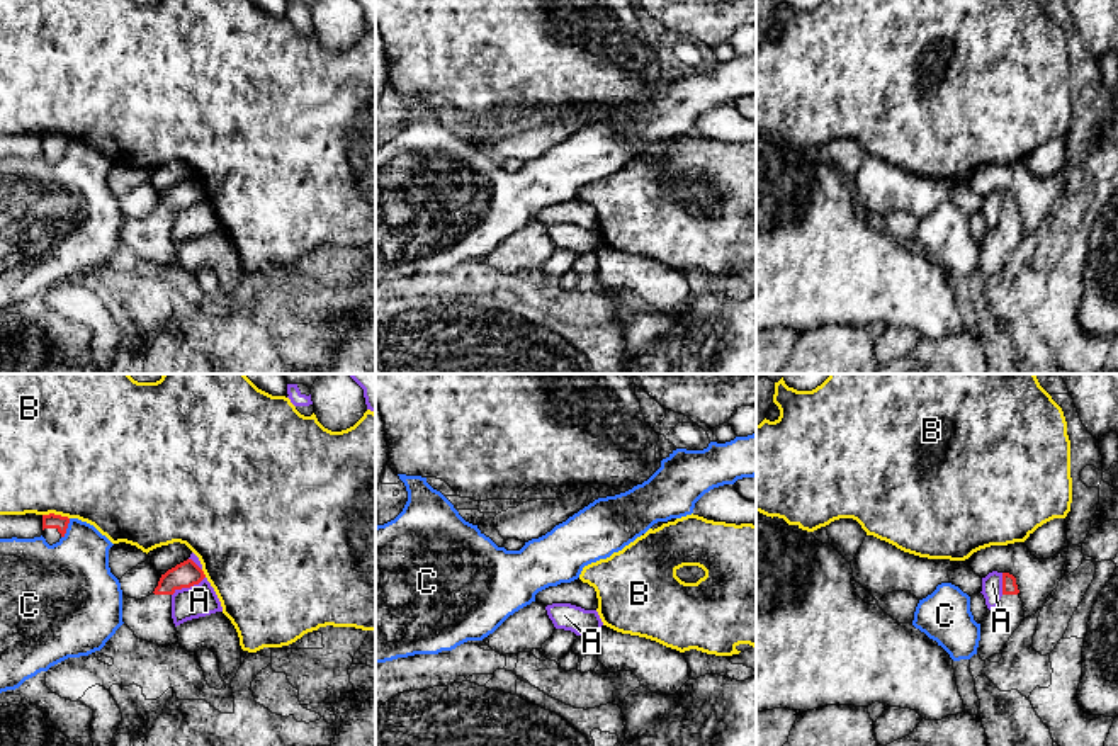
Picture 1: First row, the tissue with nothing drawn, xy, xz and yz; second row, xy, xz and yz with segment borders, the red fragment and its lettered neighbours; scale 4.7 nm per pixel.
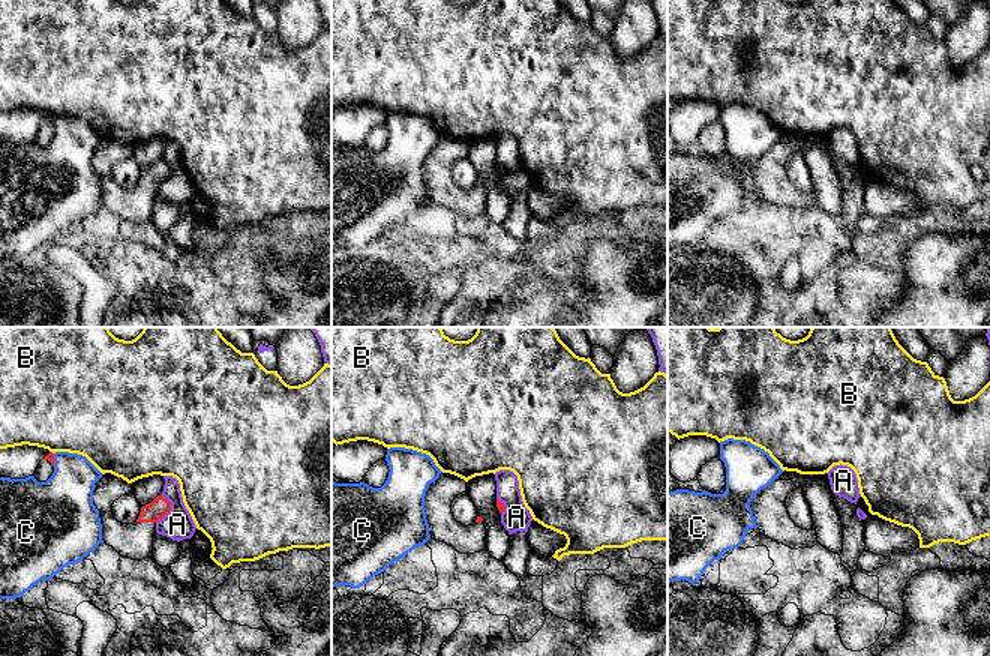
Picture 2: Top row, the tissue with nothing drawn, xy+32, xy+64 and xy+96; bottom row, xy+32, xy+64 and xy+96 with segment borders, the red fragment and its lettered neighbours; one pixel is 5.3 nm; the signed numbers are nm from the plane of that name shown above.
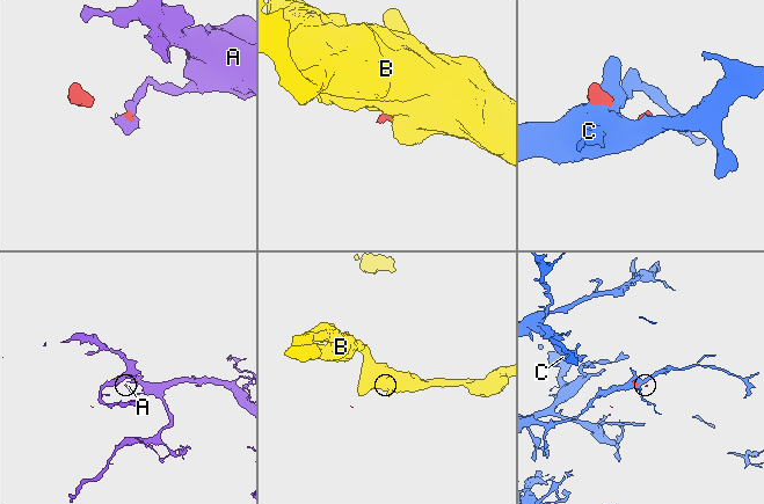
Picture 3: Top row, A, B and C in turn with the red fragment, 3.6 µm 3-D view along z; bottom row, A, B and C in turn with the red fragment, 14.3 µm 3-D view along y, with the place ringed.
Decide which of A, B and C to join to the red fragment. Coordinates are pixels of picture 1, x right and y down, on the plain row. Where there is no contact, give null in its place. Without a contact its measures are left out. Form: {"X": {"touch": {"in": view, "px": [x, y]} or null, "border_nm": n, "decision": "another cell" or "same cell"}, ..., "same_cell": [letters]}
{"A": {"touch": {"in": "xy", "px": [187, 206]}, "border_nm": 180, "decision": "another cell"}, "B": {"touch": {"in": "xy", "px": [56, 135]}, "border_nm": 130, "decision": "another cell"}, "C": {"touch": {"in": "xy", "px": [65, 148]}, "border_nm": 100, "decision": "another cell"}, "same_cell": []}

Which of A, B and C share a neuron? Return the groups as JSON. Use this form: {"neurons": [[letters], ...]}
{"neurons": [["A"], ["B"], ["C"]]}

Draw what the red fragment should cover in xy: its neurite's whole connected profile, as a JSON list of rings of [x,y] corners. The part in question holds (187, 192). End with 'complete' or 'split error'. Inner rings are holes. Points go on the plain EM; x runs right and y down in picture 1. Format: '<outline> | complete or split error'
[[[187,178],[161,194],[150,216],[136,219],[122,212],[122,241],[141,260],[158,265],[178,263],[172,238],[172,214],[177,209],[199,204],[204,197],[204,190],[192,178]]] | split error

